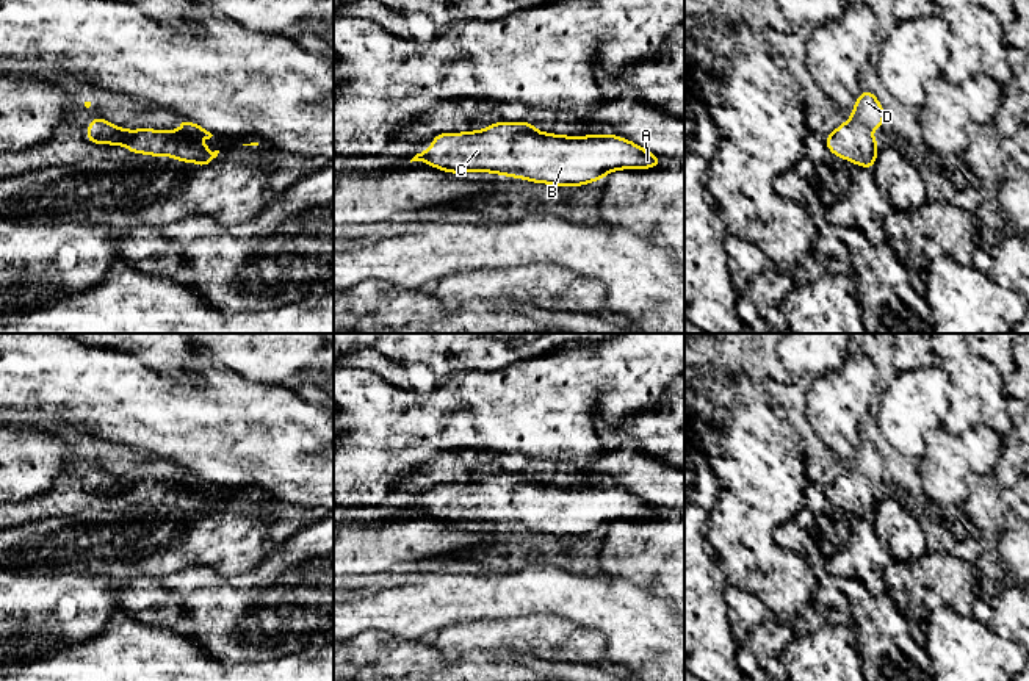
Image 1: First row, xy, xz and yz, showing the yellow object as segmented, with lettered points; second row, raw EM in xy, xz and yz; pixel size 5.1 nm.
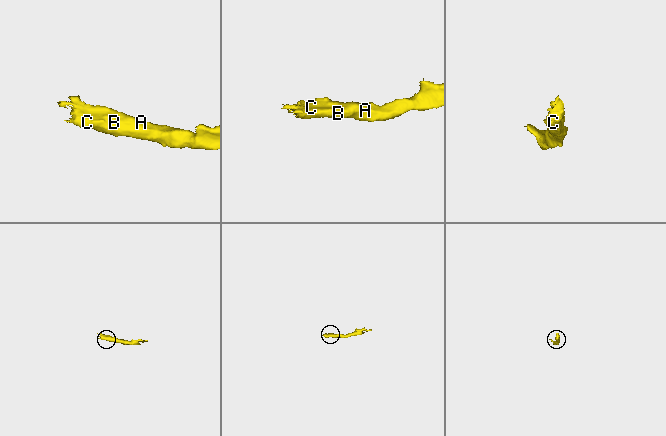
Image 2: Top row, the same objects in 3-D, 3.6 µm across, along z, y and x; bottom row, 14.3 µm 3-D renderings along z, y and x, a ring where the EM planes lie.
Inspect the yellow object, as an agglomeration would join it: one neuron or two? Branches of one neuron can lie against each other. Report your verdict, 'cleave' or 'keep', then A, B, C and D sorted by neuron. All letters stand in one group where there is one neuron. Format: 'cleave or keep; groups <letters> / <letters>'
keep; groups A B C D

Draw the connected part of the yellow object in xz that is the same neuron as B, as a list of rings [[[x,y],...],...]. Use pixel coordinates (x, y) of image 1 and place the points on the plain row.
[[[495,473],[486,481],[440,484],[432,488],[432,496],[417,504],[412,512],[421,512],[453,524],[495,523],[559,539],[586,535],[605,529],[617,520],[648,520],[663,515],[663,509],[620,487],[551,485],[537,482],[531,473]]]

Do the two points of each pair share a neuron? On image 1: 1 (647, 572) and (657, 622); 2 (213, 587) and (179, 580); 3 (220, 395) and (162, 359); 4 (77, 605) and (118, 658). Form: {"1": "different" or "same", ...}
{"1": "different", "2": "same", "3": "different", "4": "different"}

